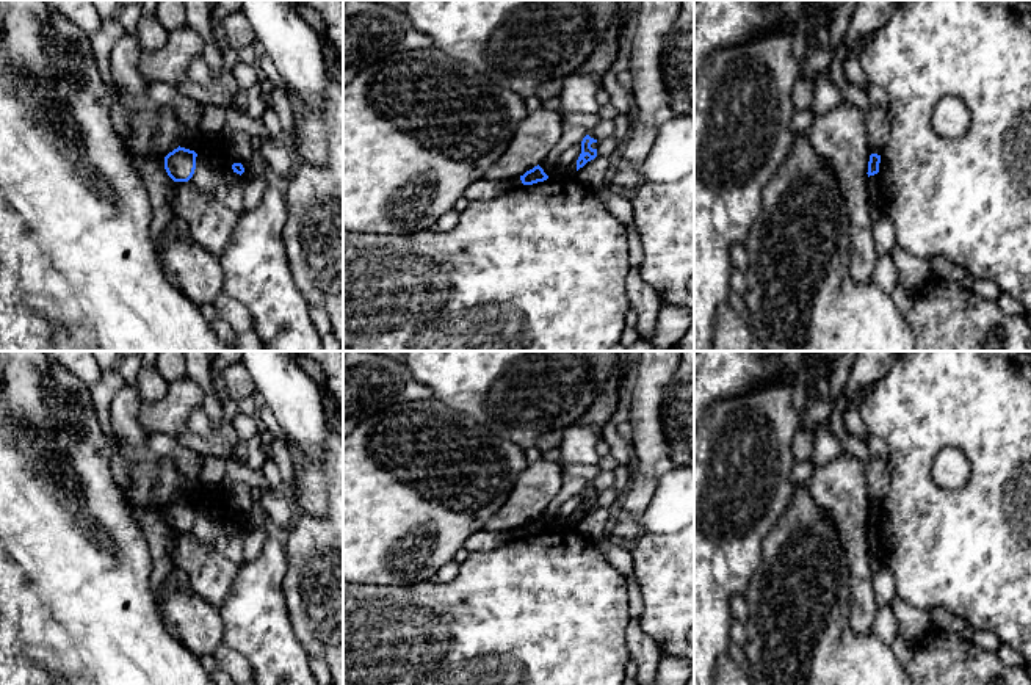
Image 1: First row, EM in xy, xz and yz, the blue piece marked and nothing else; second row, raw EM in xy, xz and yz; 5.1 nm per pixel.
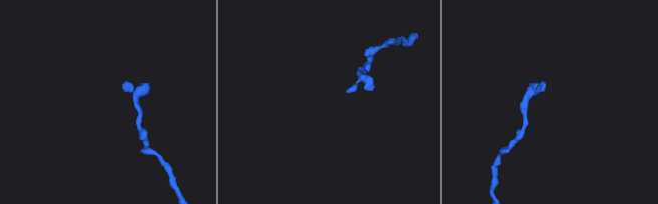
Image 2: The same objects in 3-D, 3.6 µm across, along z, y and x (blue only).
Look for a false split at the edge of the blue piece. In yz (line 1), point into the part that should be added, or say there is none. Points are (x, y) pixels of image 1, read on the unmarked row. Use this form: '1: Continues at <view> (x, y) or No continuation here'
1: No continuation here

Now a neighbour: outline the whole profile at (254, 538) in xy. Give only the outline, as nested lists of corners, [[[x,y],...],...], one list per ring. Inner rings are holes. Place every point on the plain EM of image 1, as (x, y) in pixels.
[[[254,525],[244,530],[244,561],[257,558],[263,549],[266,531],[263,527]]]

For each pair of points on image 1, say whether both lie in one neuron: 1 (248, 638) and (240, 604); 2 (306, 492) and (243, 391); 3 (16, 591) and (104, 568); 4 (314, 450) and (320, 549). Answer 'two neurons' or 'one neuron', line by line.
1: one neuron
2: two neurons
3: two neurons
4: two neurons

